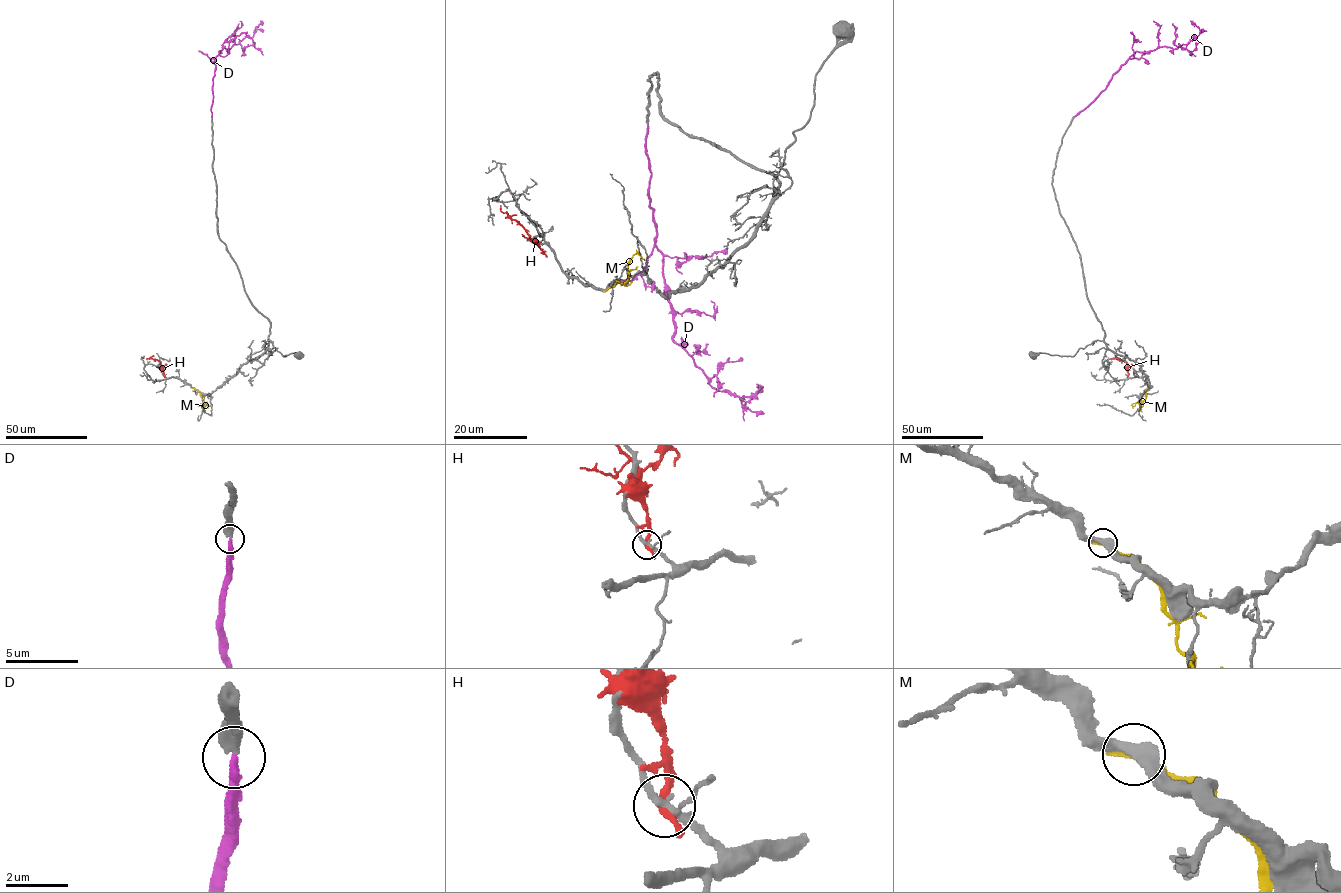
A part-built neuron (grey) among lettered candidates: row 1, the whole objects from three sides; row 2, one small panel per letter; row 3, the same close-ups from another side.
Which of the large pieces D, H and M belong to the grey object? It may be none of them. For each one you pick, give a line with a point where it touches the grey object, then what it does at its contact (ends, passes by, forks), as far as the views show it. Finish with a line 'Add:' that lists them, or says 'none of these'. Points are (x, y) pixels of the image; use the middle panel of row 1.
Add: none of these

